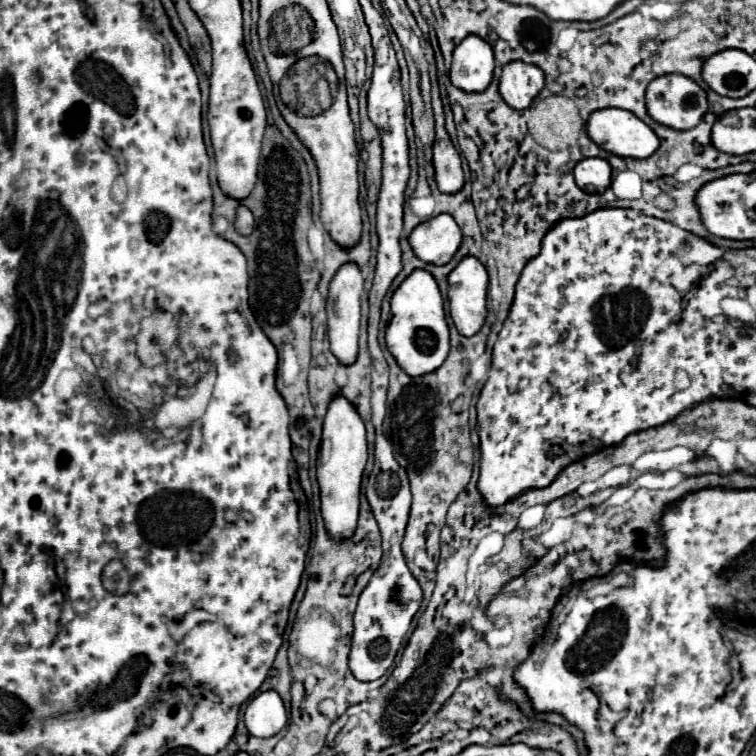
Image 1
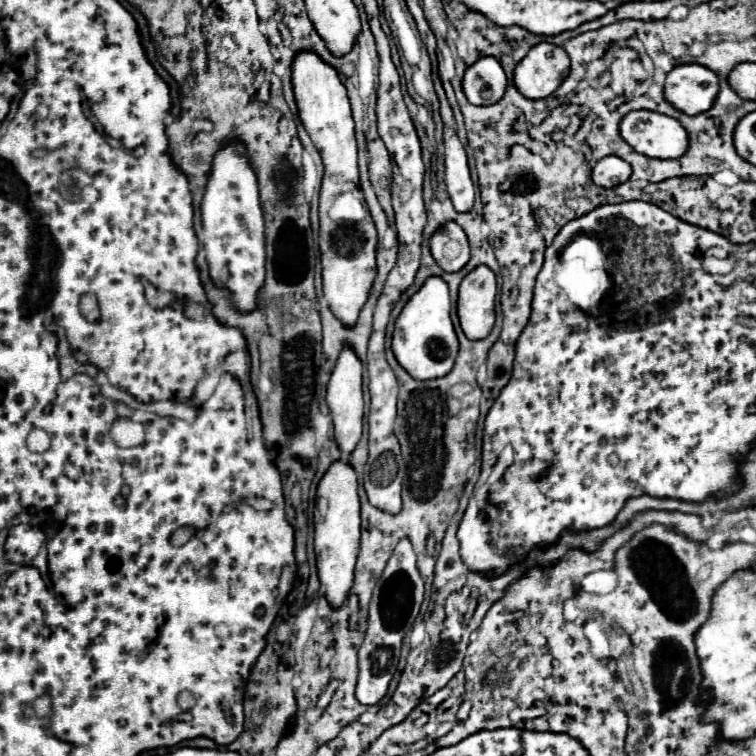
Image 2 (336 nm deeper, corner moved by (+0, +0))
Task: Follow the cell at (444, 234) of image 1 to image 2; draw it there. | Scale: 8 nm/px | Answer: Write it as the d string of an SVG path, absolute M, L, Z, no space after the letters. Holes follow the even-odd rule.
M452 221L446 223L444 227L440 227L432 235L430 249L432 249L432 255L434 255L436 263L446 273L460 271L470 259L470 247L468 247L466 233Z

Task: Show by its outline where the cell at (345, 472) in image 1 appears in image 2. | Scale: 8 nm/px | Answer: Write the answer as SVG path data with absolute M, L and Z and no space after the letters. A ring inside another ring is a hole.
M336 461L322 477L316 493L314 551L318 561L318 577L324 585L324 595L334 609L346 601L352 589L354 565L360 551L360 501L356 489L358 481L354 469L344 461Z

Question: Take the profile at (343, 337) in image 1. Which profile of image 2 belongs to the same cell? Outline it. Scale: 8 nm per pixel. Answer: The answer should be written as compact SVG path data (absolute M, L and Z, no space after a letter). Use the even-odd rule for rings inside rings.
M342 349L336 367L332 371L330 383L328 383L328 395L326 403L334 421L334 439L338 449L344 455L350 455L356 447L356 443L362 437L362 415L364 415L364 399L362 399L362 363L354 355L352 349Z

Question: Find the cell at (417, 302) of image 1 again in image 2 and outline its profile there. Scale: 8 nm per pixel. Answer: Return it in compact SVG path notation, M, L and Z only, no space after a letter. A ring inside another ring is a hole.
M430 277L402 309L394 325L392 351L398 363L418 381L444 377L452 371L458 355L458 337L450 319L448 285L440 277Z

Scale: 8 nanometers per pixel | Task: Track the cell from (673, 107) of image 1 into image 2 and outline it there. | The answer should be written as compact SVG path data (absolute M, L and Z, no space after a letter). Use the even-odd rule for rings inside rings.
M698 63L678 65L666 77L664 95L680 111L688 115L704 113L718 95L718 75Z

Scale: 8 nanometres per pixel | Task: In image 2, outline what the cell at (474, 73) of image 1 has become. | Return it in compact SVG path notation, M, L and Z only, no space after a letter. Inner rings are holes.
M482 57L466 69L462 87L470 103L474 105L494 105L502 99L508 79L498 59Z

